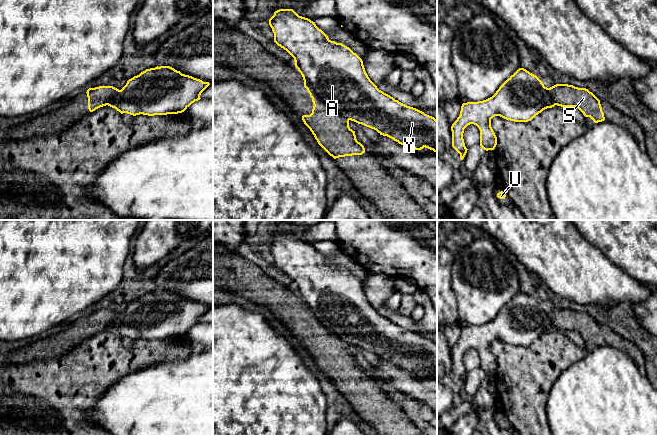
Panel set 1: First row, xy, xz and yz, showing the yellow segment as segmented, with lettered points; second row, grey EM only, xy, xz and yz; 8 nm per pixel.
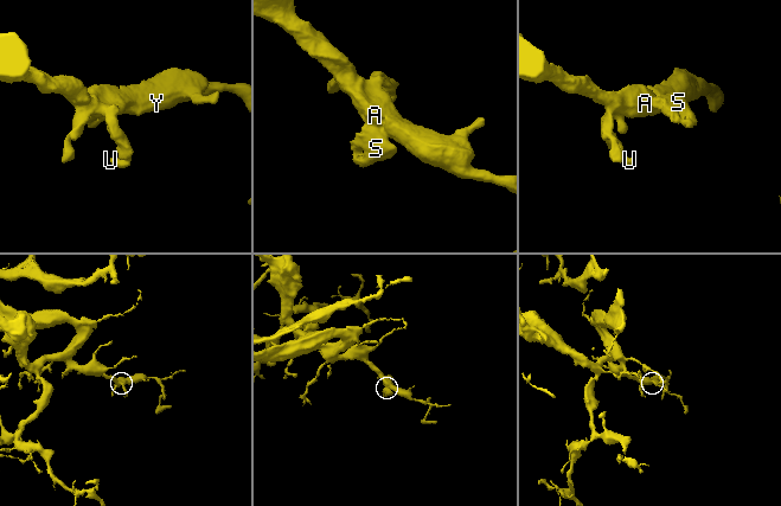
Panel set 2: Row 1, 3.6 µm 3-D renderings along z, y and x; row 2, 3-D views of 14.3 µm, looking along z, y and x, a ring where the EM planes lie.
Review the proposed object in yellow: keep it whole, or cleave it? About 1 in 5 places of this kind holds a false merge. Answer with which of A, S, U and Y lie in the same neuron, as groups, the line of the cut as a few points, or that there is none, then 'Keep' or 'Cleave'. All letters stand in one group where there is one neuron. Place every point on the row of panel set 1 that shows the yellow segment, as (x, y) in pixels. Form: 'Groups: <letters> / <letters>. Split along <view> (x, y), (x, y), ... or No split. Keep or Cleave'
Groups: A U Y / S. Split along xz (312, 98), (318, 98), (330, 109), (340, 113), (348, 120). Cleave

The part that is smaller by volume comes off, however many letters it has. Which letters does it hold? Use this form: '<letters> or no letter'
S

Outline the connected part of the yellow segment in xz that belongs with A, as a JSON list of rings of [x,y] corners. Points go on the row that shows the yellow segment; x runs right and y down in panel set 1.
[[[279,9],[269,19],[269,25],[274,33],[274,42],[286,50],[295,61],[295,67],[301,73],[304,87],[312,99],[319,99],[348,120],[376,130],[380,135],[387,136],[409,149],[421,150],[424,147],[437,153],[437,120],[424,112],[407,106],[390,95],[379,90],[368,77],[362,59],[349,47],[342,43],[331,41],[319,29],[315,22],[299,16],[293,9]]]

